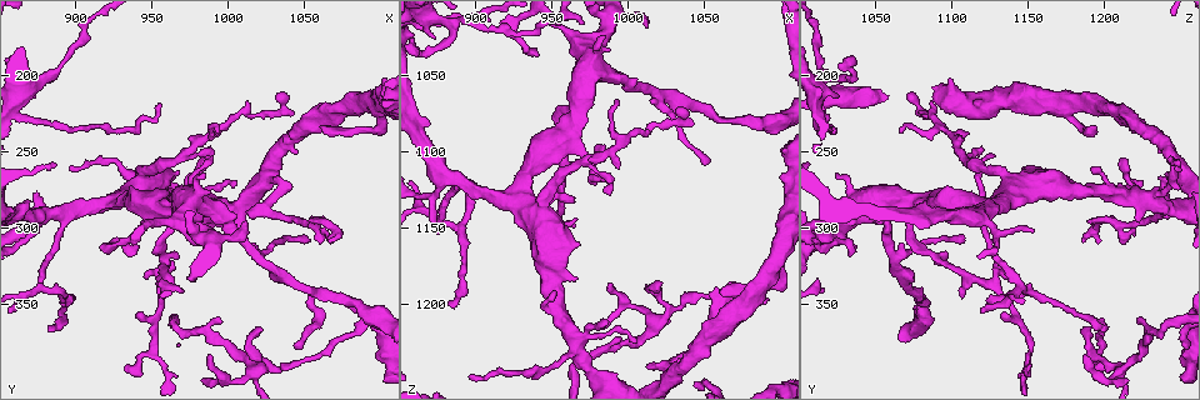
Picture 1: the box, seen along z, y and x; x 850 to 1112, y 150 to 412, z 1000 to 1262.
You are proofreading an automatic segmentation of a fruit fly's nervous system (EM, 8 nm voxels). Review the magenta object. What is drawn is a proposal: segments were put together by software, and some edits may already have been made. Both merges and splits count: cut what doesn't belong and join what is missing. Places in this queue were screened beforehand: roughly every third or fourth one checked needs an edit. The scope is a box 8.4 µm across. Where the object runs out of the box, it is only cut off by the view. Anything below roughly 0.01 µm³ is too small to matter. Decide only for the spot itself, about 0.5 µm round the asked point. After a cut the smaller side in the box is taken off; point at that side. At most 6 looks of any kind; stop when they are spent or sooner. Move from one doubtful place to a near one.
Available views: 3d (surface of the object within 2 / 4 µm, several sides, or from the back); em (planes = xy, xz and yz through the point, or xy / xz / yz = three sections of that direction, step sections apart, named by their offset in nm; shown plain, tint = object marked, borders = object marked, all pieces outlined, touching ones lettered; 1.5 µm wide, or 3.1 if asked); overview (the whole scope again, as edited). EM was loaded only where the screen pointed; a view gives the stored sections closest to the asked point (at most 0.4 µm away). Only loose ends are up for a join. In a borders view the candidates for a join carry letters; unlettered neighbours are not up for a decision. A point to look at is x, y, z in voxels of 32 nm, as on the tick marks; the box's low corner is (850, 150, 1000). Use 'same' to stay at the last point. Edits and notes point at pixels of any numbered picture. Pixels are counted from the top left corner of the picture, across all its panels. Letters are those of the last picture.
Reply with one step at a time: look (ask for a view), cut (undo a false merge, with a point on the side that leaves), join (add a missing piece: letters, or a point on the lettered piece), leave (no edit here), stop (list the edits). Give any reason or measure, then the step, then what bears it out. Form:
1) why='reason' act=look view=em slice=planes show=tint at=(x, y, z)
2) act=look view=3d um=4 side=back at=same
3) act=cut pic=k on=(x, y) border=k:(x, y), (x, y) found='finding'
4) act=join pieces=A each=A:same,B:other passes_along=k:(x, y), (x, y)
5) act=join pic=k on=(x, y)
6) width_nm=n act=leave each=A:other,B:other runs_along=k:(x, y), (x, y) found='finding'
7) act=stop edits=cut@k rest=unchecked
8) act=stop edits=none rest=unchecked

why='thin end' act=look view=3d um=2 at=(1088, 360, 1198)

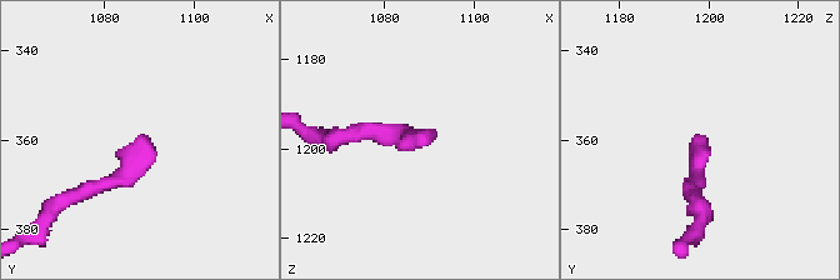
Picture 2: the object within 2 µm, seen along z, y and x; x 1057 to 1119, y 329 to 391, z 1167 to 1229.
why='need the tissue' act=look view=em slice=xz step=4 show=borders at=(1090, 359, 1199)

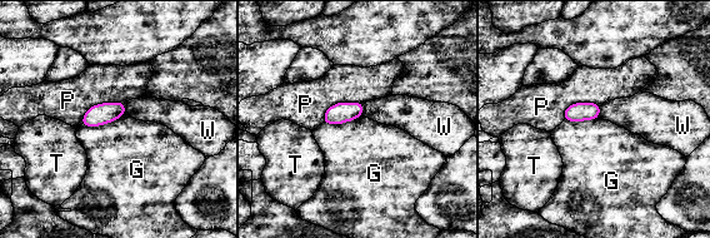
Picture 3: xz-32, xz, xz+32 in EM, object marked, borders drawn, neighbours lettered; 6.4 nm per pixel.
act=leave each=G:other,P:other,T:other,W:other border=3:(124, 113), (101, 124), (81, 124) found='no lettered piece goes on from it'

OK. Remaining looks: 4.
why='an open end' act=look view=3d um=2 at=(1062, 308, 1212)

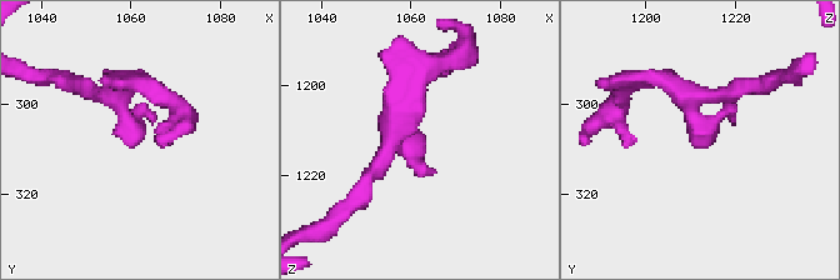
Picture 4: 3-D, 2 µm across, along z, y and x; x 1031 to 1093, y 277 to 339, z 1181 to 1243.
why='now the EM' act=look view=em slice=planes show=borders at=(1061, 309, 1214)

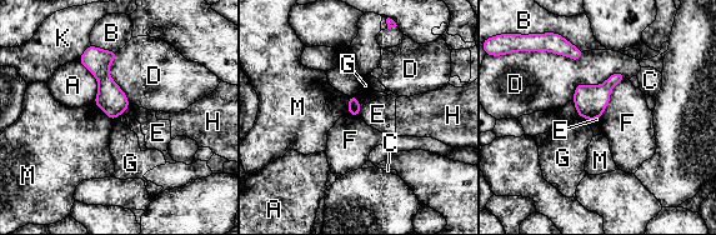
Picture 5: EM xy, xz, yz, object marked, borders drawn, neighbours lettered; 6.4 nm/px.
act=leave each=A:other,B:other,C:other,D:other,E:other,F:other,G:other,H:other,K:other,M:other border=5:(626, 79), (612, 88), (599, 118) found='no lettered piece goes on from it'

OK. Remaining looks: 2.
why='sudden change in width' act=look view=3d um=2 side=back at=(996, 294, 1054)

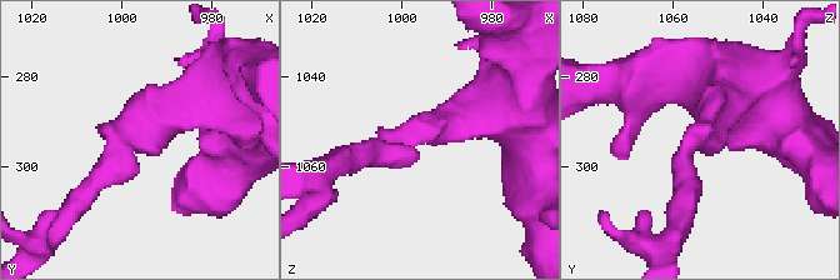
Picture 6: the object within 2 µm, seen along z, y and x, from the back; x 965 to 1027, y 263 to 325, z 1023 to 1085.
arm_widths_nm=200,600 why='now the EM' act=look view=em slice=planes show=borders at=(997, 294, 1053)

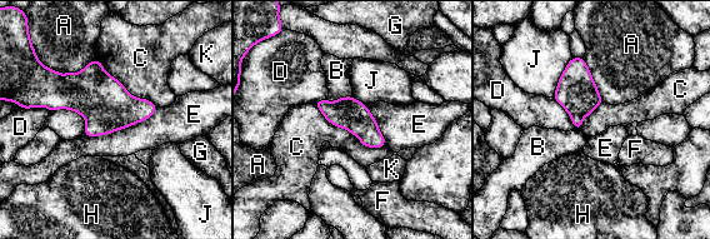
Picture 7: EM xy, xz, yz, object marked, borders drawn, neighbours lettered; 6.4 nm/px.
longest_contact=C:550nm act=leave each=A:other,B:other,C:other,D:other,E:other,F:other,G:other,H:other,J:other,K:other border=7:(314, 104), (364, 145), (385, 145) found='continuous, no second cell'

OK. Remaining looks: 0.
act=stop edits=none rest=unchecked

